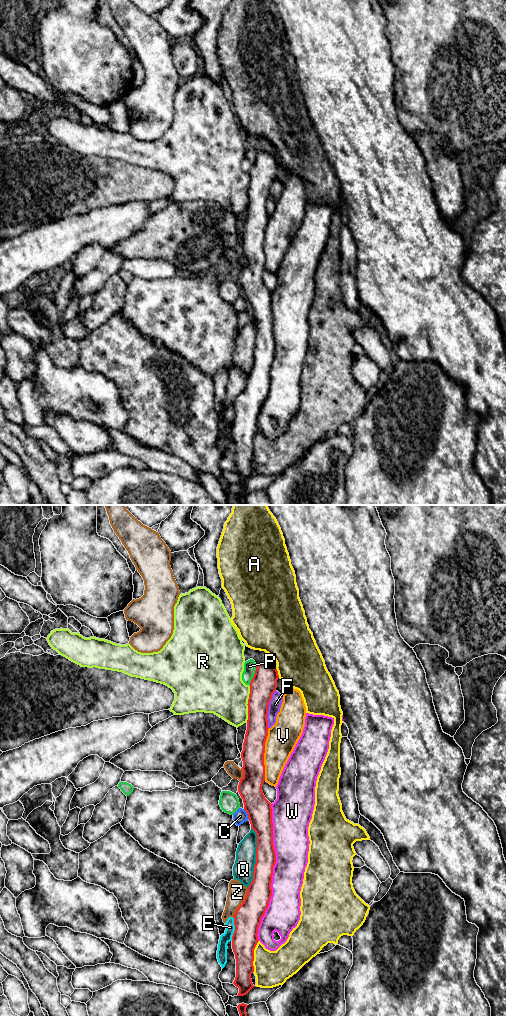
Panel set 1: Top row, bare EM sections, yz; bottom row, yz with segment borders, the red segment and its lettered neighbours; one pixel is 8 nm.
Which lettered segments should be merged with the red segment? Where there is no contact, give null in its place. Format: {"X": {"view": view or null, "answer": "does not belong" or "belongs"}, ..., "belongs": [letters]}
{"A": {"view": "yz", "answer": "does not belong"}, "C": {"view": "yz", "answer": "does not belong"}, "E": {"view": "yz", "answer": "does not belong"}, "F": {"view": "yz", "answer": "does not belong"}, "P": {"view": "yz", "answer": "does not belong"}, "Q": {"view": "yz", "answer": "does not belong"}, "R": {"view": "yz", "answer": "does not belong"}, "V": {"view": "yz", "answer": "does not belong"}, "W": {"view": "yz", "answer": "does not belong"}, "Z": {"view": "yz", "answer": "does not belong"}, "belongs": []}

